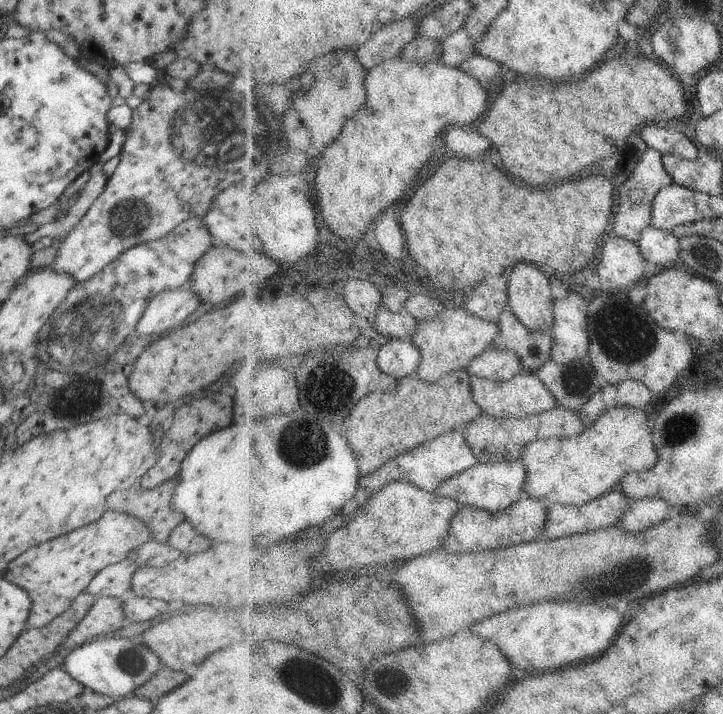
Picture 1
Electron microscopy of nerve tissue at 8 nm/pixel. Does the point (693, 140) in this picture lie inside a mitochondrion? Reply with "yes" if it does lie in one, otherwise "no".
no

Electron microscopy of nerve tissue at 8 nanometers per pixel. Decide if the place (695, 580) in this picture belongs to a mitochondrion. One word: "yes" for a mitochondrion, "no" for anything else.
no

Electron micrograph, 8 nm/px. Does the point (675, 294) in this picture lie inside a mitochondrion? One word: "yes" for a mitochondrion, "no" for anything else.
no

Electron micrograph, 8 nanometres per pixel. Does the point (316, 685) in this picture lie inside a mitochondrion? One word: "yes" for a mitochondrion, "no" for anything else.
yes

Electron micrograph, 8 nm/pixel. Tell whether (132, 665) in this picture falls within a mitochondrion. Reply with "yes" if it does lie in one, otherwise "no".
yes

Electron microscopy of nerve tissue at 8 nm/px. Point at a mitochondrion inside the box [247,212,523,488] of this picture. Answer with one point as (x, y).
(302, 446)

